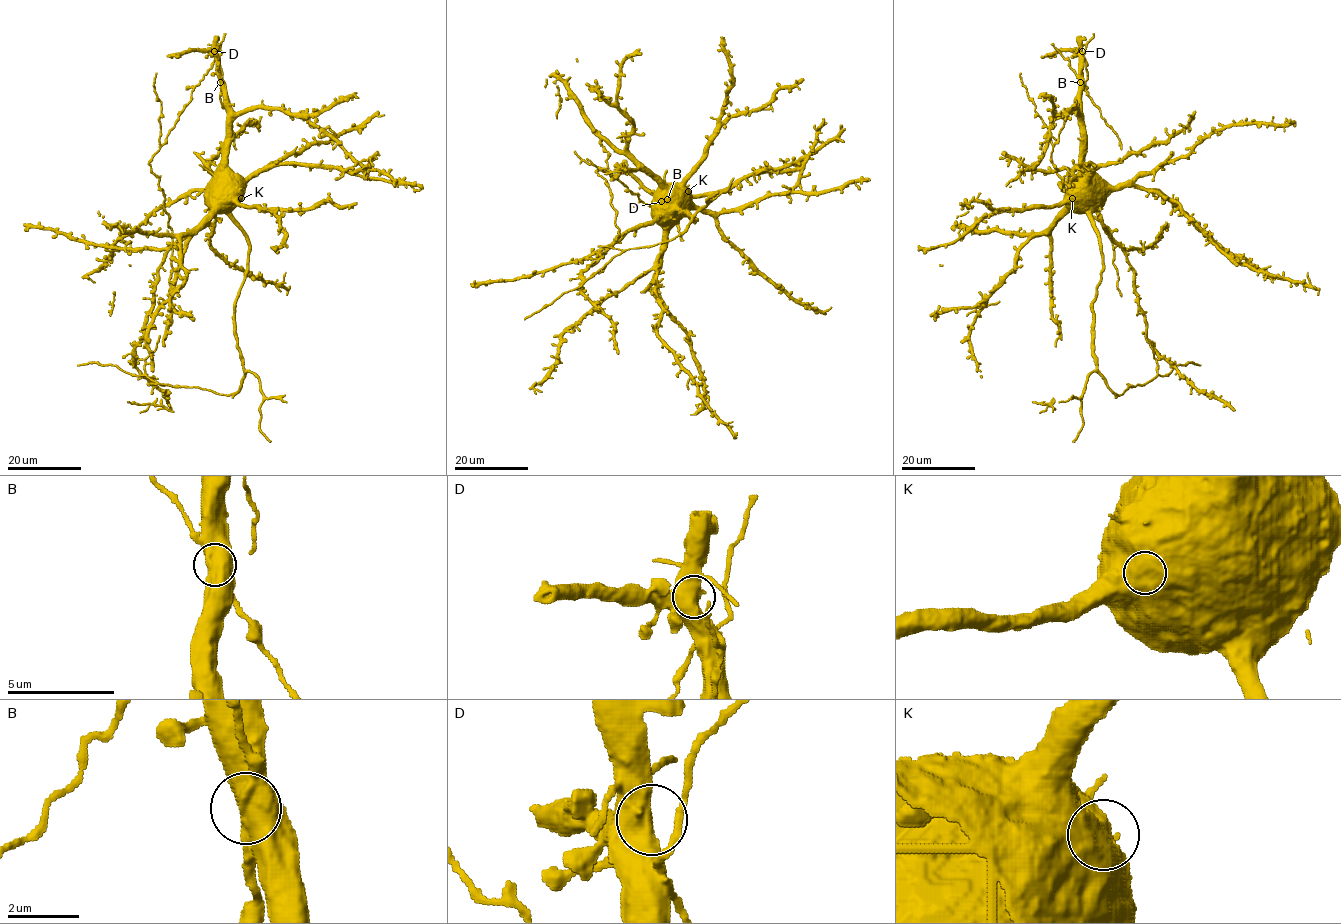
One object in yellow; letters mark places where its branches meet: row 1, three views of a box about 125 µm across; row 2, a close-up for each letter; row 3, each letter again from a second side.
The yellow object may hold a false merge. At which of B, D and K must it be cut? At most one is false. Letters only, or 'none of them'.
B

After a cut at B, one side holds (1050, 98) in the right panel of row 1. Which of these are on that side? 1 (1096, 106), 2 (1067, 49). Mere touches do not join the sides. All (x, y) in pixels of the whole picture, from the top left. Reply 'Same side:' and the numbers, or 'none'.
Same side: 2

